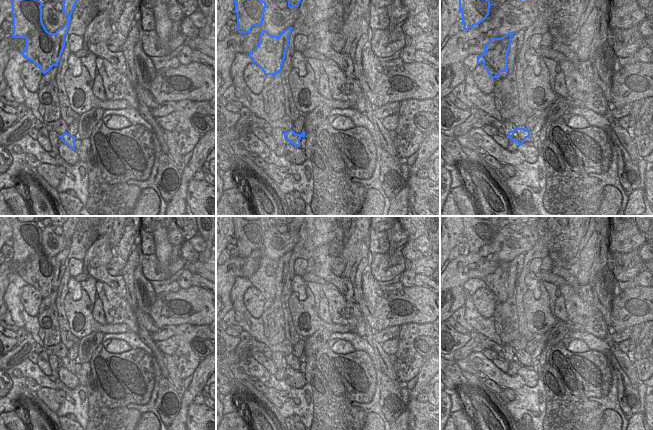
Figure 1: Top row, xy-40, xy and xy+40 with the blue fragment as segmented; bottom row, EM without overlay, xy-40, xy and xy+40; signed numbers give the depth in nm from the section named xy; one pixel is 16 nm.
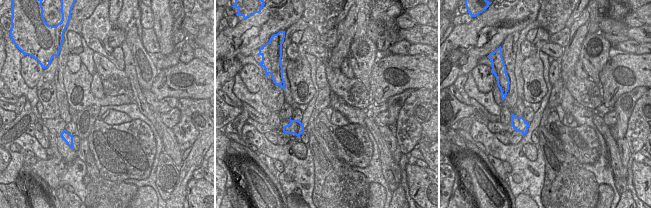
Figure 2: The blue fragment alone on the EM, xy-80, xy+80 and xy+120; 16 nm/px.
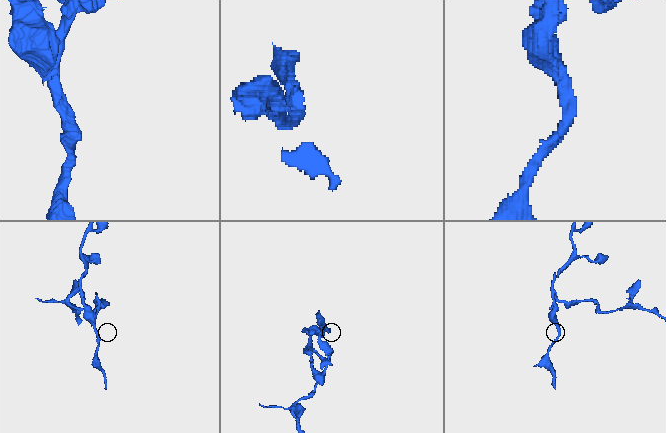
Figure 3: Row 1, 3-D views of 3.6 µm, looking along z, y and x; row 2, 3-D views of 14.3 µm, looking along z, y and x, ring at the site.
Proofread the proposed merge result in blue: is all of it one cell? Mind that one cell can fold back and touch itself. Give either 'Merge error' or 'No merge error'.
Merge error.

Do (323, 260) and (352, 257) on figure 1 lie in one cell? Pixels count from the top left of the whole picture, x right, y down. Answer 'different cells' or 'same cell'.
different cells

